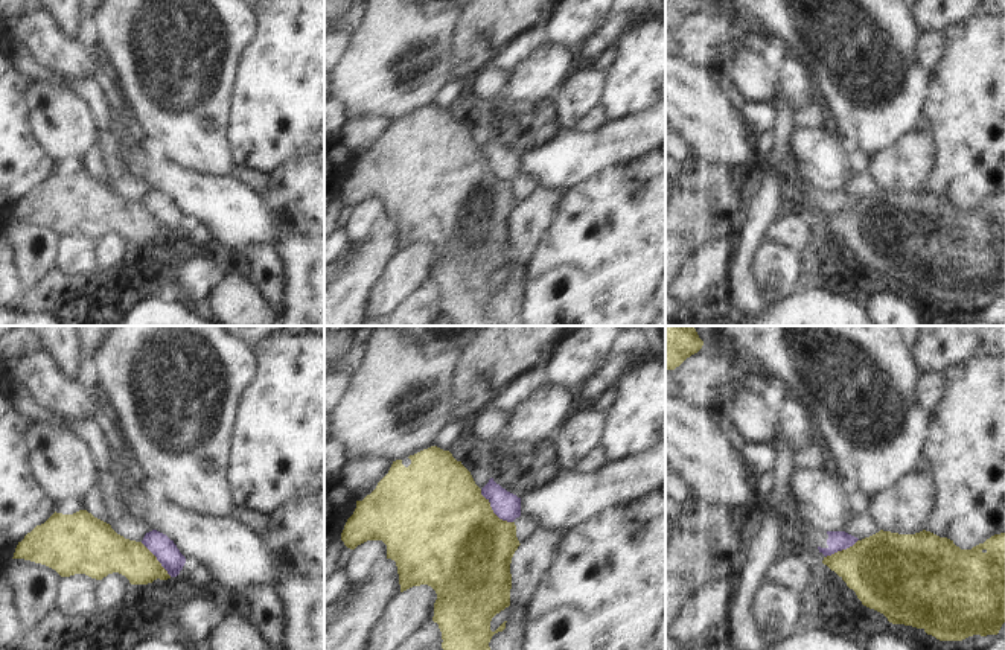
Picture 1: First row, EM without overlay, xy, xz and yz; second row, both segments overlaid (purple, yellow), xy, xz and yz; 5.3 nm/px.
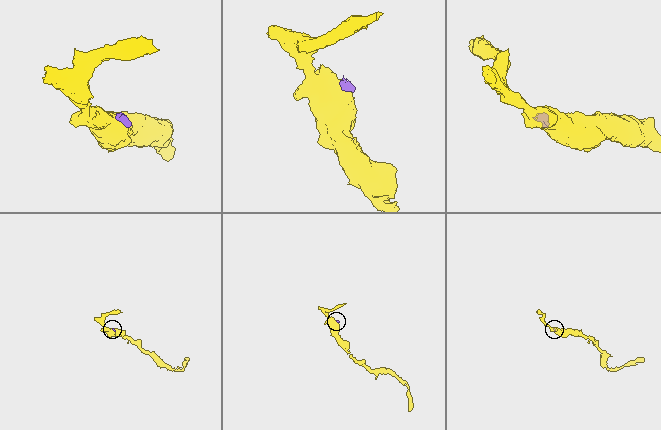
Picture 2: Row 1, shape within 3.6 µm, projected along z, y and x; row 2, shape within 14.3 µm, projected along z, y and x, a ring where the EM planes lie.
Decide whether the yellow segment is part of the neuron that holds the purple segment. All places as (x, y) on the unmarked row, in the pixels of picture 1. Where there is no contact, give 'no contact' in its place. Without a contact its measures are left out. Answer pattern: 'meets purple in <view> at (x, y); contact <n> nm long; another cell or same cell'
meets purple in xz at (492, 168); contact 260 nm long; another cell

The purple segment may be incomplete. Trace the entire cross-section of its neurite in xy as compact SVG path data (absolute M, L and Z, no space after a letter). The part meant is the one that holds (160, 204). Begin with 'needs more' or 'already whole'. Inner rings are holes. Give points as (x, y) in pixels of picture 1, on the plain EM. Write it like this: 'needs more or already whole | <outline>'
already whole | M152 189L145 193L142 202L157 216L171 236L180 233L186 222L186 216L166 193Z

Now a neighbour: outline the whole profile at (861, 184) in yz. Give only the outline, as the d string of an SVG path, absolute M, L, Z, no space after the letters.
M866 169L863 172L851 172L848 180L839 187L839 190L845 190L859 199L869 196L880 190L879 183Z

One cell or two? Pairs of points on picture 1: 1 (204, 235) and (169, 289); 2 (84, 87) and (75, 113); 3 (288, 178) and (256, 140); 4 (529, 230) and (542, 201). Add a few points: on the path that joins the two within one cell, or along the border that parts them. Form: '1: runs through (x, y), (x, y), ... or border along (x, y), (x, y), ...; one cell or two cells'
1: runs through (191, 247), (169, 276); one cell
2: border along (75, 82), (75, 87), (93, 107), (98, 125); two cells
3: border along (308, 154), (279, 166), (271, 175); two cells
4: runs through (530, 223), (542, 209); one cell

